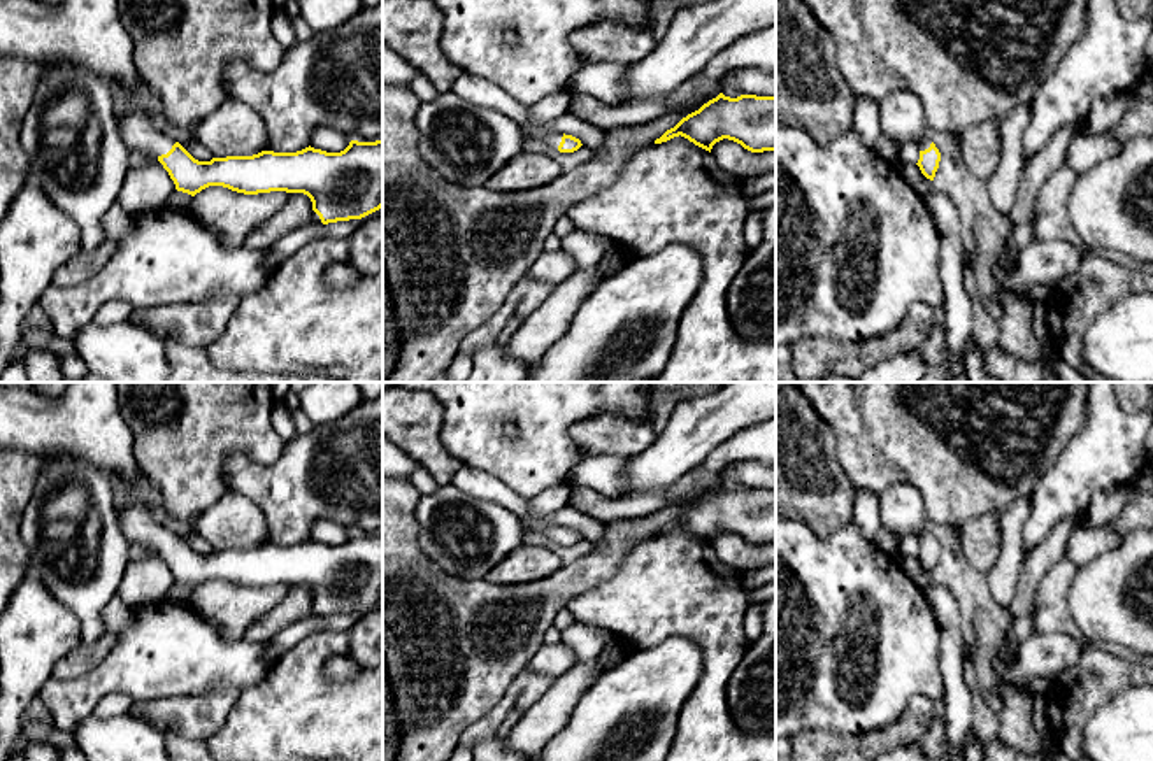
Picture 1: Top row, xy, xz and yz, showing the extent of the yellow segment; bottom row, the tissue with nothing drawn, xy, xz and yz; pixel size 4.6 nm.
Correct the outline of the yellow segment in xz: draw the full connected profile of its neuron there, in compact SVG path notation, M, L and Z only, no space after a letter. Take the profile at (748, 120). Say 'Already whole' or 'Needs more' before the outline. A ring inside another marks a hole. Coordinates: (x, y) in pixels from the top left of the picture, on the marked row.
Already whole. M720 93L667 130L655 144L679 135L709 153L723 139L751 153L776 151L776 96L730 98Z

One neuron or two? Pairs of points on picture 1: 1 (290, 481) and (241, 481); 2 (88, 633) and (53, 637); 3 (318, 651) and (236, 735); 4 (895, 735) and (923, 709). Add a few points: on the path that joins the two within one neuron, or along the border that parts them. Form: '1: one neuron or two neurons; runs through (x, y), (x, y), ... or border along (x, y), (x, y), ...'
1: one neuron; runs through (278, 481), (253, 481)
2: two neurons; border along (57, 600), (78, 618), (81, 640)
3: one neuron; runs through (299, 672), (257, 714)
4: one neuron; runs through (902, 730), (916, 716)

